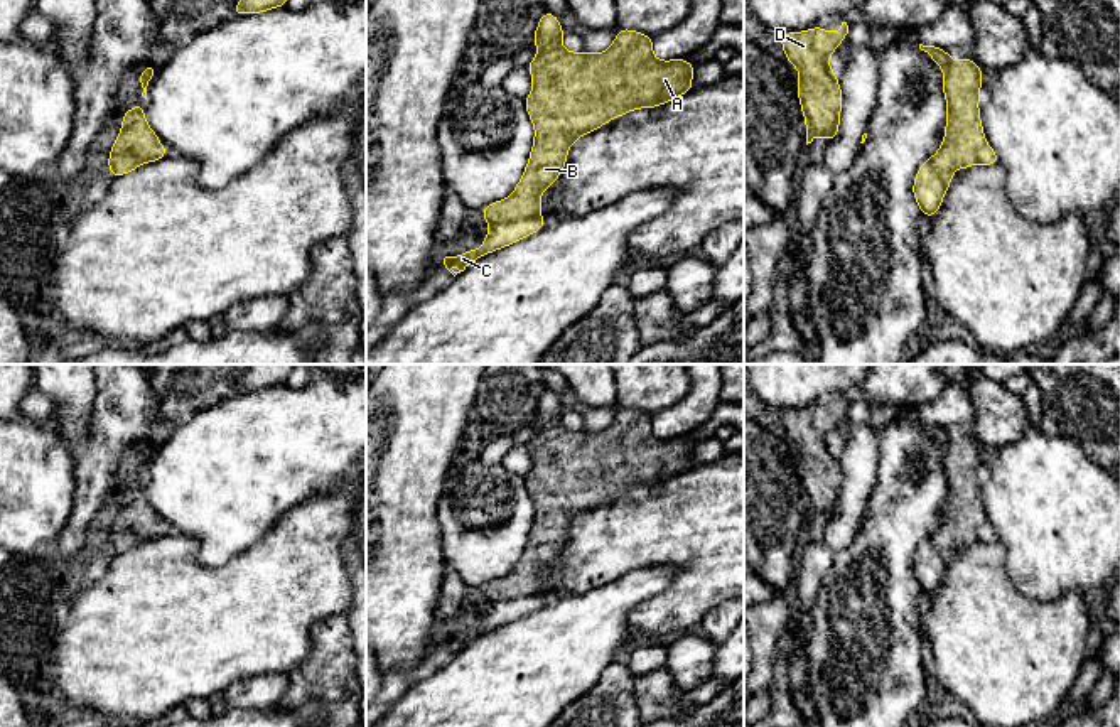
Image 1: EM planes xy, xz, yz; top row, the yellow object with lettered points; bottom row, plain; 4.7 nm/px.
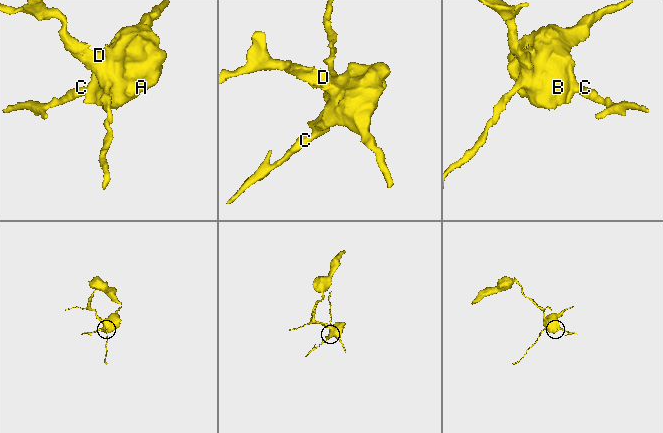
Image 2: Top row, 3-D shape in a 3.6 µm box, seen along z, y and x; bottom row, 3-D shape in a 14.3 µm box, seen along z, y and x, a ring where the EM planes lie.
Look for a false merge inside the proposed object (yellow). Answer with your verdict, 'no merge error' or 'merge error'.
no merge error

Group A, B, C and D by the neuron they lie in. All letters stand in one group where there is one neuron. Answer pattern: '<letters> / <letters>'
A B C D

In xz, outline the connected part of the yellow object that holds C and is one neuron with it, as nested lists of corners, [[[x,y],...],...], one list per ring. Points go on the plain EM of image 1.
[[[545,388],[531,417],[538,423],[536,435],[526,444],[533,455],[533,467],[525,482],[535,504],[528,543],[509,575],[481,587],[491,604],[484,622],[459,634],[440,634],[439,641],[454,654],[474,638],[513,622],[547,602],[540,594],[540,574],[563,550],[568,526],[579,514],[633,487],[661,484],[693,467],[692,454],[697,444],[688,442],[685,435],[658,439],[653,434],[653,417],[641,410],[619,407],[612,423],[600,432],[568,430],[562,423],[563,412],[558,396]]]

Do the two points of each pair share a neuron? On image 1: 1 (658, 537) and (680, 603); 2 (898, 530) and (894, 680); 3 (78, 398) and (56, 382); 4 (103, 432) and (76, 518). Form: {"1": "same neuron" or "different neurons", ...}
{"1": "same neuron", "2": "same neuron", "3": "same neuron", "4": "same neuron"}

